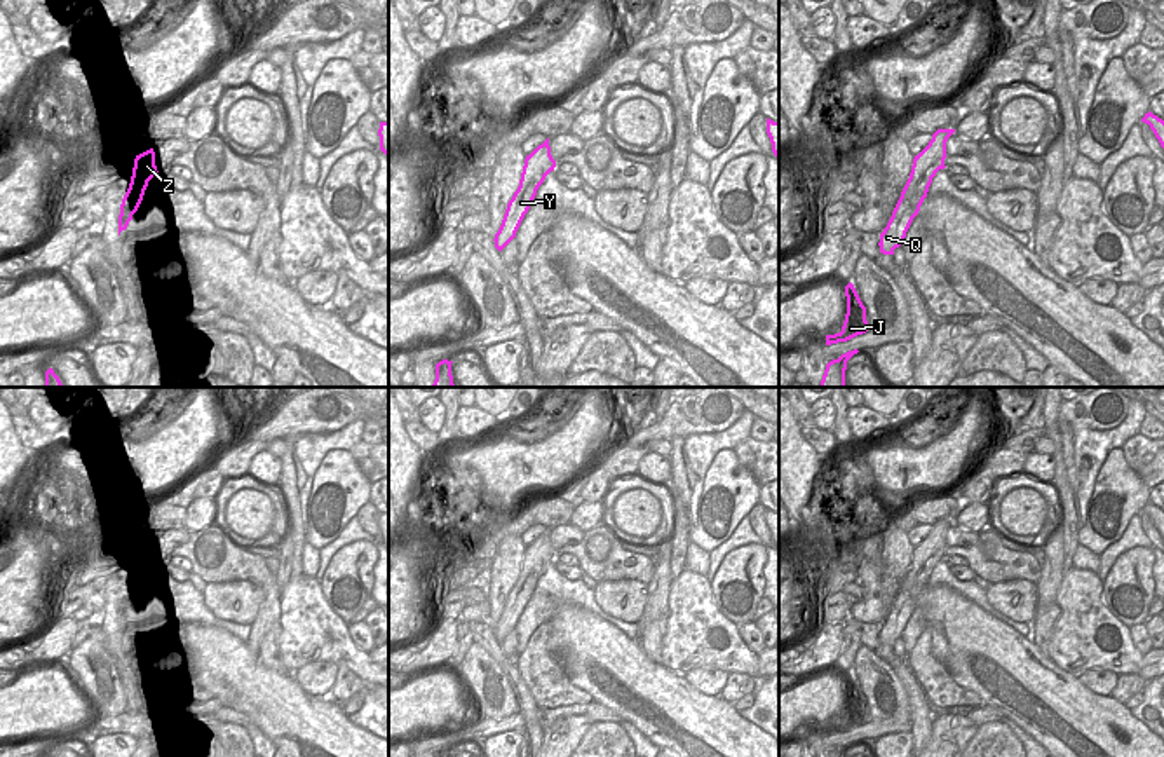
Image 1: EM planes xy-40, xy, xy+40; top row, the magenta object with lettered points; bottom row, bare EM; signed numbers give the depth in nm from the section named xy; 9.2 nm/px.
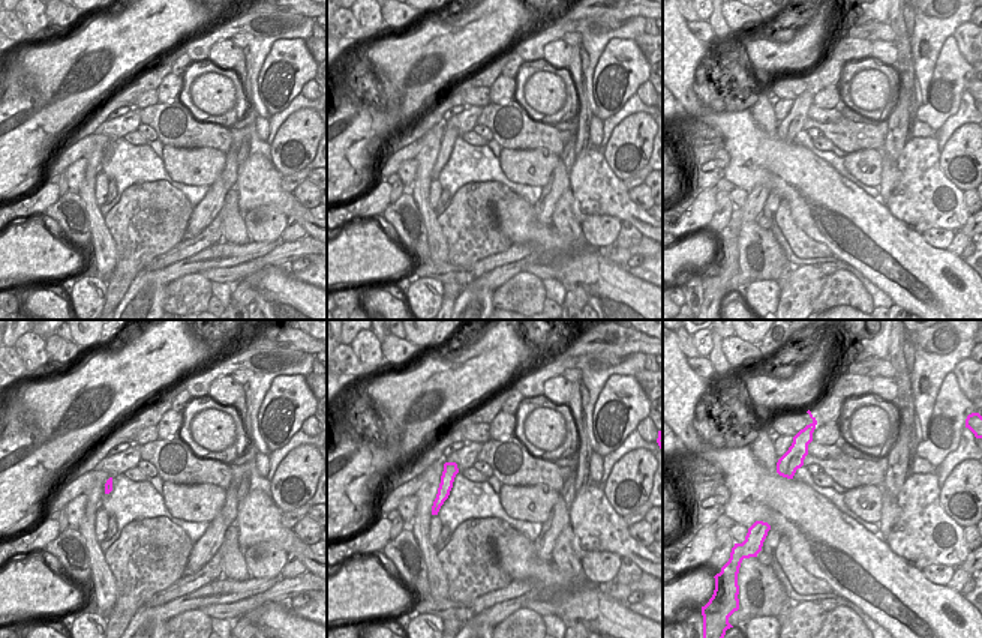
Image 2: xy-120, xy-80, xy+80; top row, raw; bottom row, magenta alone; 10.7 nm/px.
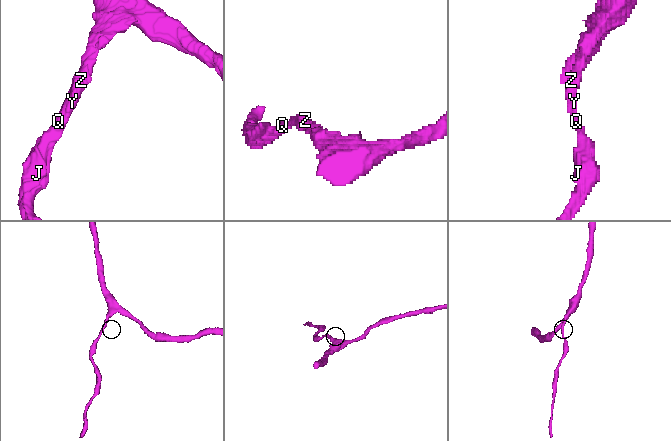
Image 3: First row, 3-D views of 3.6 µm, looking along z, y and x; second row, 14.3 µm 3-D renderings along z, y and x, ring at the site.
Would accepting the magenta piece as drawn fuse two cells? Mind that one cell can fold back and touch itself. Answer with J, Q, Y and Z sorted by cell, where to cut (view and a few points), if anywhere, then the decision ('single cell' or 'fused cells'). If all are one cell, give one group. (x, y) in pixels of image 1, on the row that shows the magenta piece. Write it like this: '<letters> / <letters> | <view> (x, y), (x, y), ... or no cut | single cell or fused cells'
J Q Y Z | no cut | single cell

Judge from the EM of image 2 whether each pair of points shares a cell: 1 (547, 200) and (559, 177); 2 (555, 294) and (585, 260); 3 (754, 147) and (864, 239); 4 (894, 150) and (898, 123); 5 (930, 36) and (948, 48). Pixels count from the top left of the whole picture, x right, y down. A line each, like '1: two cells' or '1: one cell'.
1: one cell
2: two cells
3: one cell
4: one cell
5: two cells

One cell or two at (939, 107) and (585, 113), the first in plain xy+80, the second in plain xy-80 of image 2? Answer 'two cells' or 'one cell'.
two cells

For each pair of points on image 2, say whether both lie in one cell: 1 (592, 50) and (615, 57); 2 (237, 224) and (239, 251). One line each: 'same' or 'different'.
1: different
2: different

